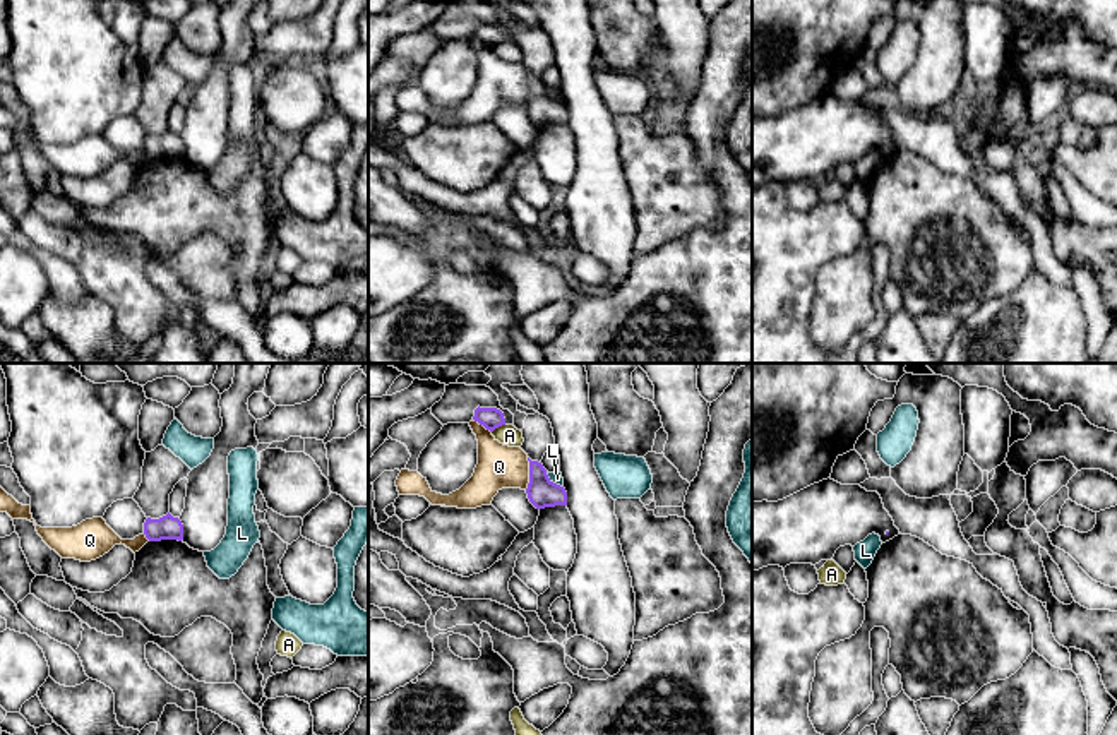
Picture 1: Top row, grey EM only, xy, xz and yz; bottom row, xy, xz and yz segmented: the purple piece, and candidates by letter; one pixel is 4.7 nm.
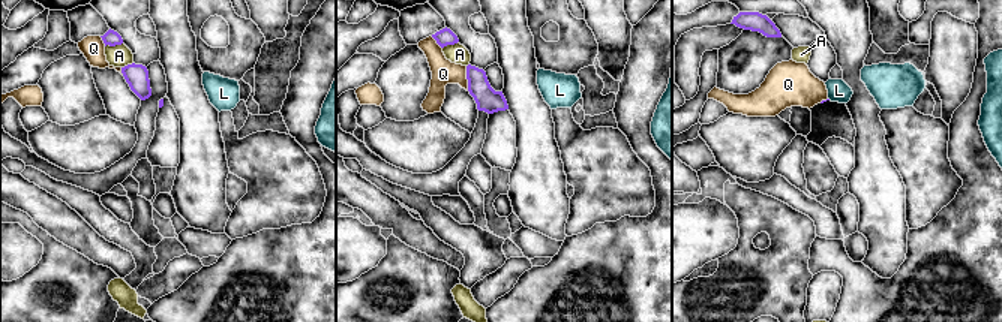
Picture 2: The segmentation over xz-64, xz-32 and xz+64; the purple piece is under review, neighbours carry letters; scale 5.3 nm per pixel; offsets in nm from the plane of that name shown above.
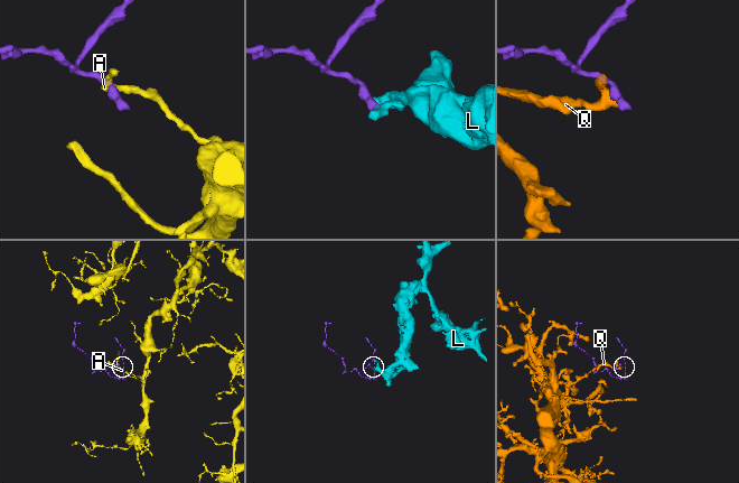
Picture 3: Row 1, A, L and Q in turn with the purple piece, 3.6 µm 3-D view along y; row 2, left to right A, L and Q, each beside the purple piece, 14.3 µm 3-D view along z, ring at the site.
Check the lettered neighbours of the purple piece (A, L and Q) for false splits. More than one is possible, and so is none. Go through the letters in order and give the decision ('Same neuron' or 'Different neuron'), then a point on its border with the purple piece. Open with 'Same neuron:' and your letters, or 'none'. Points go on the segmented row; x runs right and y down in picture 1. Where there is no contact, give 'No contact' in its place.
Same neuron: none
A: Different neuron. Touches purple at xz (497, 427)
L: Different neuron. Touches purple at xz (552, 482)
Q: Different neuron. Touches purple at xz (530, 473)

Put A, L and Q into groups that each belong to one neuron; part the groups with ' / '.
A / L / Q

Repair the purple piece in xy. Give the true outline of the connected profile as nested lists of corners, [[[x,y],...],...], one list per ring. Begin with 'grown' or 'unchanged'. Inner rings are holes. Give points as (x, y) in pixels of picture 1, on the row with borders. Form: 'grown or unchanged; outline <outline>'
unchanged; outline [[[170,512],[159,519],[147,517],[144,523],[144,535],[149,541],[161,540],[183,540],[183,524],[178,517]]]

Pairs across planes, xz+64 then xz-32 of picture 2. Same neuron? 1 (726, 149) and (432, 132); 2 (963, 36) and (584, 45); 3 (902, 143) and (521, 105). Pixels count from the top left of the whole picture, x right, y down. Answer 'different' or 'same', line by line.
1: same
2: different
3: different

